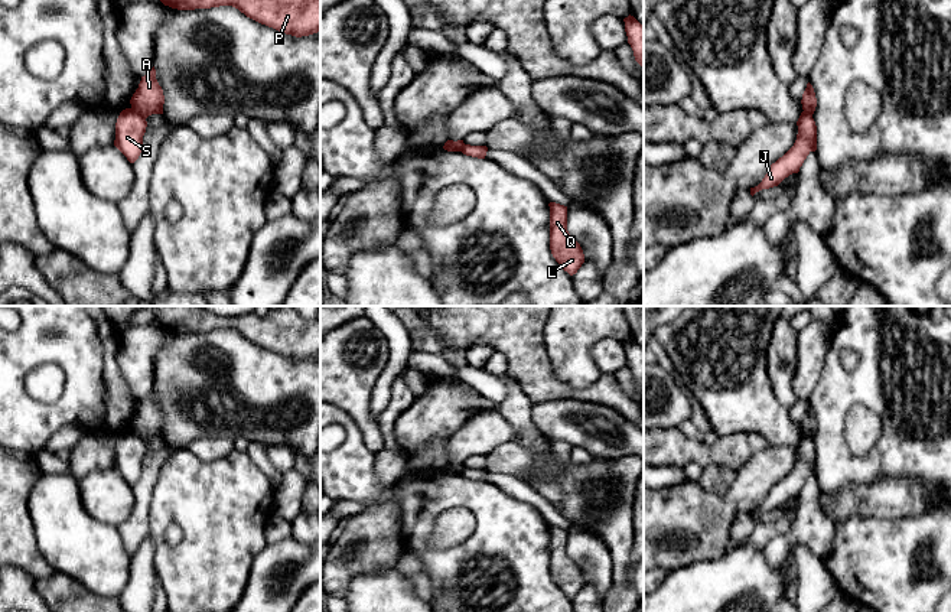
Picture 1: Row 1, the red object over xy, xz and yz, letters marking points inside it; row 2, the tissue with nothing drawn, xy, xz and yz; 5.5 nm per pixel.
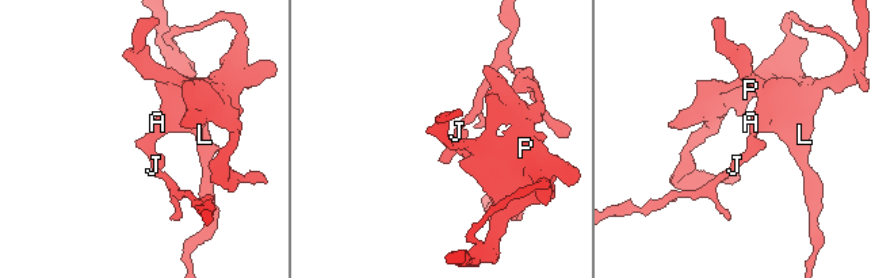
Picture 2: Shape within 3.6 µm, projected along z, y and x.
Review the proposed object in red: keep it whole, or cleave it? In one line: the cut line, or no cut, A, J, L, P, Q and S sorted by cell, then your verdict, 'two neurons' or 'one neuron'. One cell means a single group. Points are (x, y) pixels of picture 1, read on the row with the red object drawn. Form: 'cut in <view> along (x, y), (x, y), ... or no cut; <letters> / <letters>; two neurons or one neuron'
cut in xy along (132, 107), (145, 119); A L P Q / J S; two neurons

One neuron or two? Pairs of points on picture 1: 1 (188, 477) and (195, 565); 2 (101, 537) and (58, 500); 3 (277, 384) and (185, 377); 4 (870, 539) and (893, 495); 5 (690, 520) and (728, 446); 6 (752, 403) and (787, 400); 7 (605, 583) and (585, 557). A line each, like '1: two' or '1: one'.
1: one
2: one
3: one
4: two
5: two
6: two
7: one

